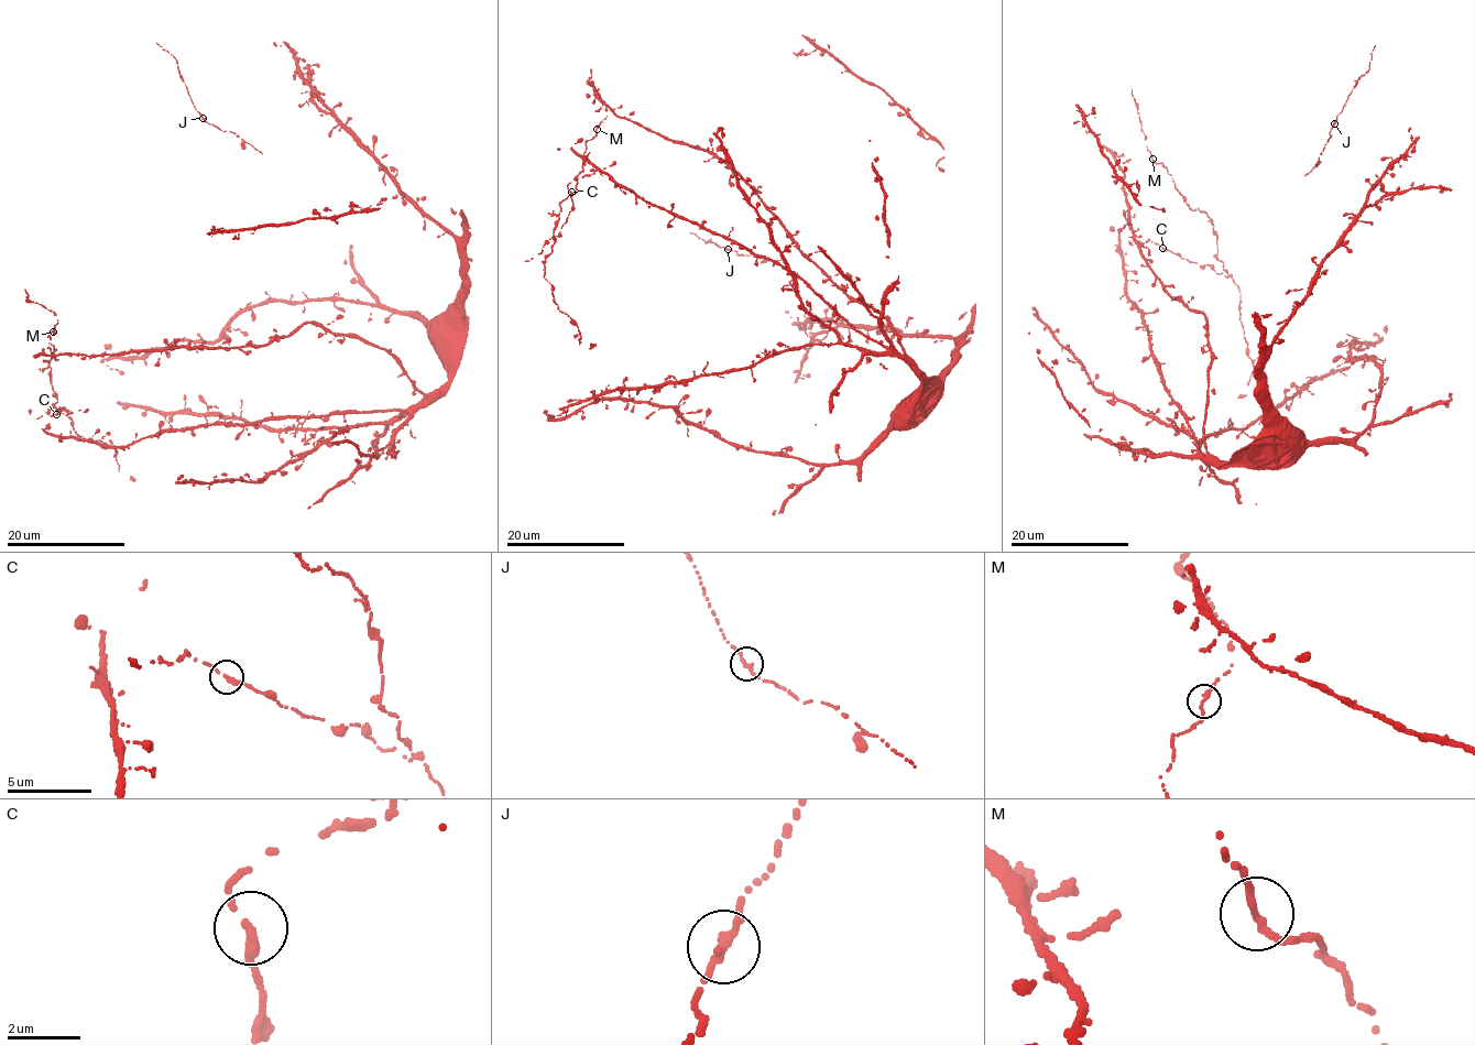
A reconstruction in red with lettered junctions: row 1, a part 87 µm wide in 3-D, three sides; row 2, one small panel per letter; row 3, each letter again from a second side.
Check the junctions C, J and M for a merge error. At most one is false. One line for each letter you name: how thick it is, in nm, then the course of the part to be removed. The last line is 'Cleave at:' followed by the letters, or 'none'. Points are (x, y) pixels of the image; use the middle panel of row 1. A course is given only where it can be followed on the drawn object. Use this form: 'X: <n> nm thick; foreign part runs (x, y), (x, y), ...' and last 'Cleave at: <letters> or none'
Cleave at: none

